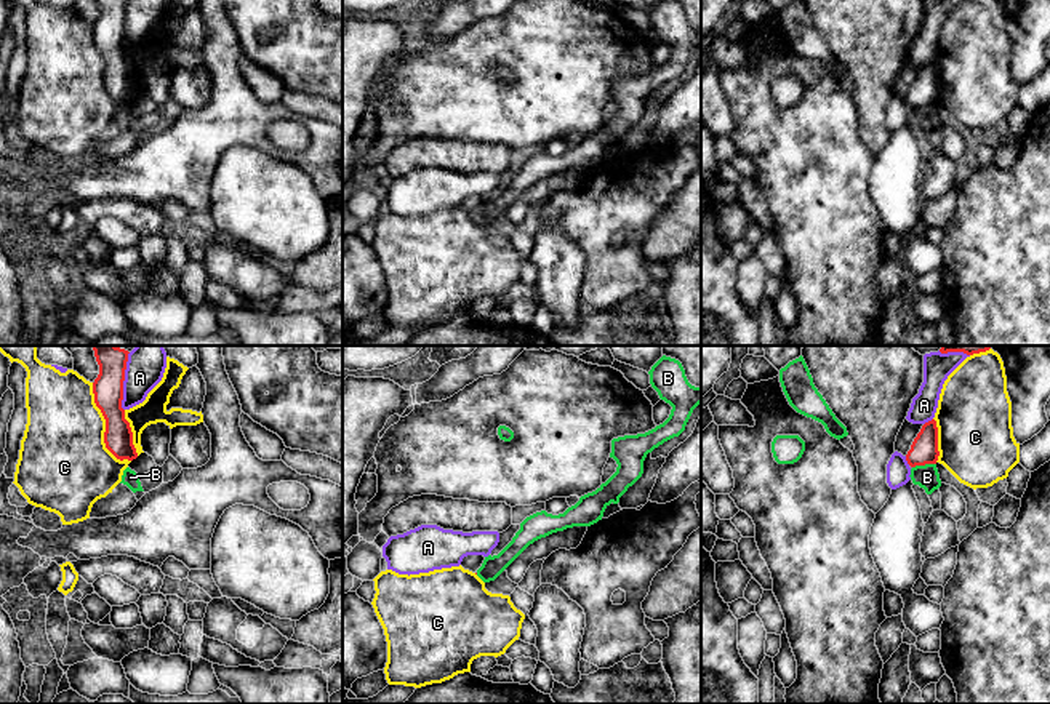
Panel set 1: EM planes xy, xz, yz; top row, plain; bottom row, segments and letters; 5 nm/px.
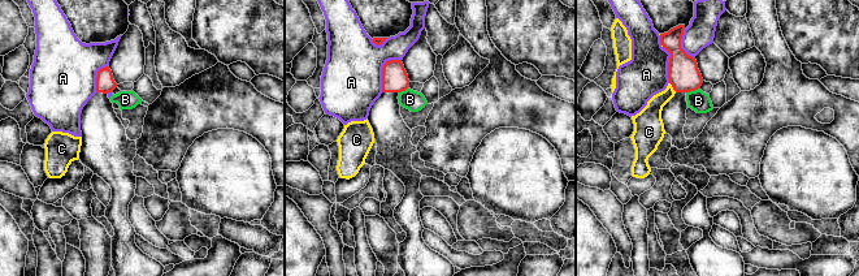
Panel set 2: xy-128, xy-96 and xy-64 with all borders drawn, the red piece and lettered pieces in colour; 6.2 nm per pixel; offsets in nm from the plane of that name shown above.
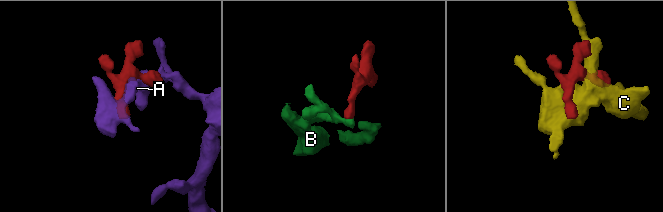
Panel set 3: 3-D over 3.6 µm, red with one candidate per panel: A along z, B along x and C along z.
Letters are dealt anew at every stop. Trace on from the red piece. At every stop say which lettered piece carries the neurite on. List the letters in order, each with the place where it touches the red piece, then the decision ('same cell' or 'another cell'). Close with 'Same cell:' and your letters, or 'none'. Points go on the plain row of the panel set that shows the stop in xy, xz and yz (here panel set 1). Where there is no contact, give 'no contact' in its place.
A: xy (122, 26) | another cell
B: yz (924, 106) | another cell
C: xy (106, 69) | another cell
Same cell: none

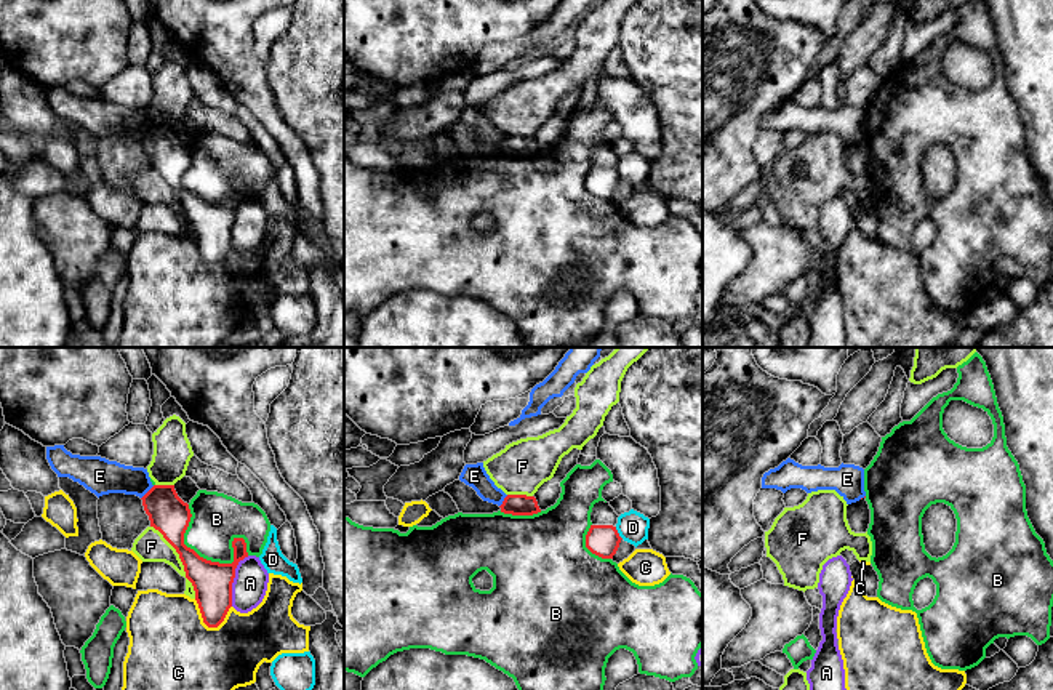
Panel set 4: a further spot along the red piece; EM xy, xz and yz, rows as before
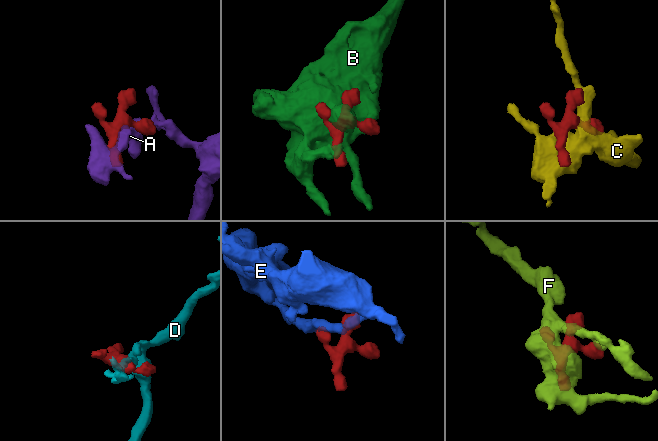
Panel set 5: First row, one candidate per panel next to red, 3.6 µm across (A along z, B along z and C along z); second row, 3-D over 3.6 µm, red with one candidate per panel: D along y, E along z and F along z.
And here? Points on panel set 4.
A: xy (232, 221) | another cell
B: xy (210, 202) | another cell
C: xy (208, 268) | another cell
D: xz (618, 175) | another cell
E: xy (148, 133) | another cell
F: xy (181, 202) | another cell
Same cell: none

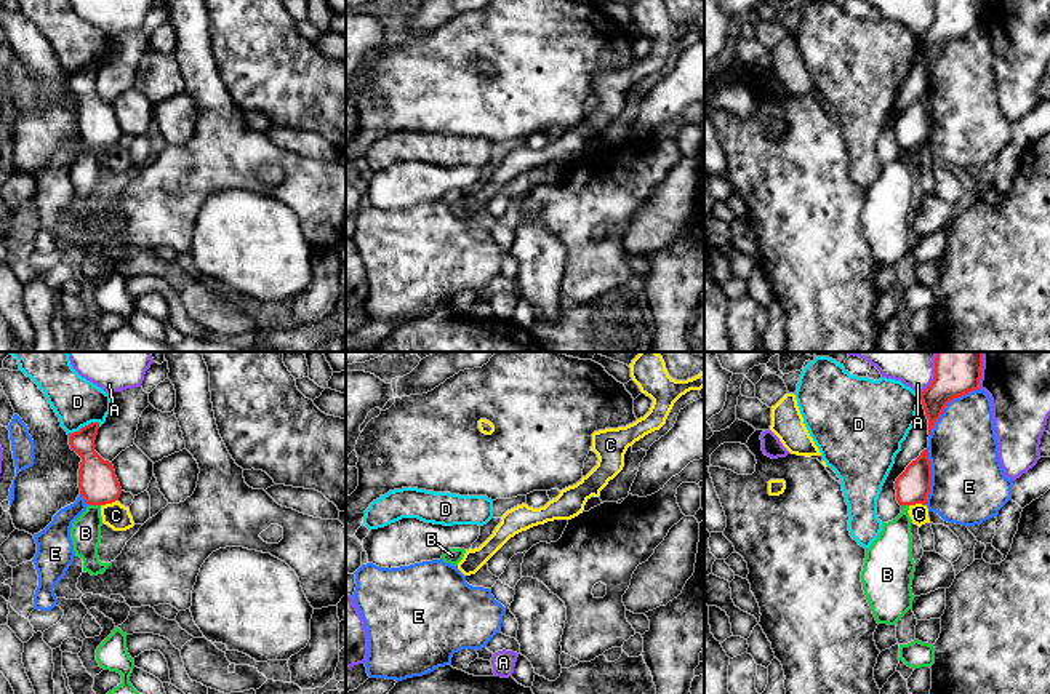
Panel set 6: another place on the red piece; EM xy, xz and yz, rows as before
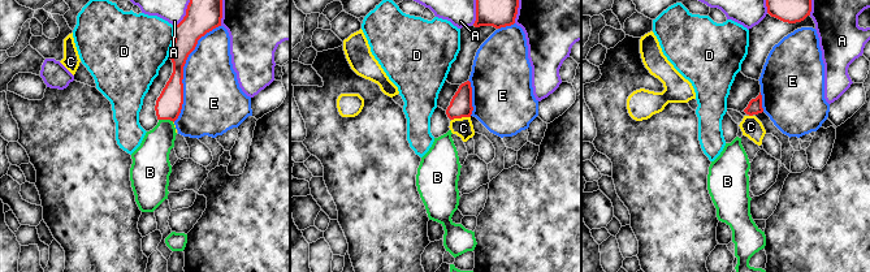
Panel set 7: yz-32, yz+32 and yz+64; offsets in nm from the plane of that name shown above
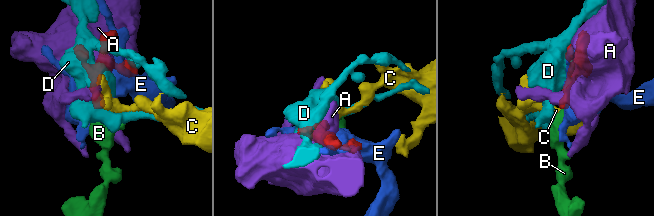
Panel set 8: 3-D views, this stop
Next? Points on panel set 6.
A: yz (935, 18) | another cell
B: xy (95, 146) | same cell
C: xy (109, 144) | another cell
D: xy (85, 67) | another cell
E: yz (948, 43) | another cell
Same cell: B

